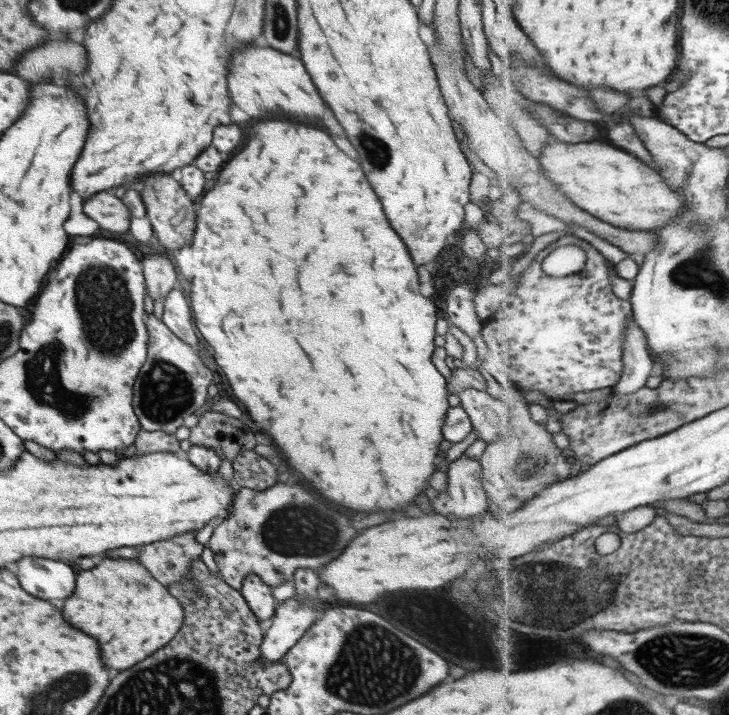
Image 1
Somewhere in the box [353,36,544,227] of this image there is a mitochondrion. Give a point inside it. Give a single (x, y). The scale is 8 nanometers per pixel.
(379, 156)

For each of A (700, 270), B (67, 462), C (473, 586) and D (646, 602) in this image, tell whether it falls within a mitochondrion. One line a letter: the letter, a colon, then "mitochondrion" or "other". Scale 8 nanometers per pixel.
A: mitochondrion
B: other
C: other
D: other

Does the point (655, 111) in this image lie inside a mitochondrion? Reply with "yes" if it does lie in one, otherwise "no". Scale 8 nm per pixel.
no

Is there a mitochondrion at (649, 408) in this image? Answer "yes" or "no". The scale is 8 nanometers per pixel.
yes

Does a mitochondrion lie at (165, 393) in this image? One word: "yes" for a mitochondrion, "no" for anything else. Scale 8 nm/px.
yes

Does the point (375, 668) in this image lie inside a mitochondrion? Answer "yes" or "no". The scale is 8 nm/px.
yes

